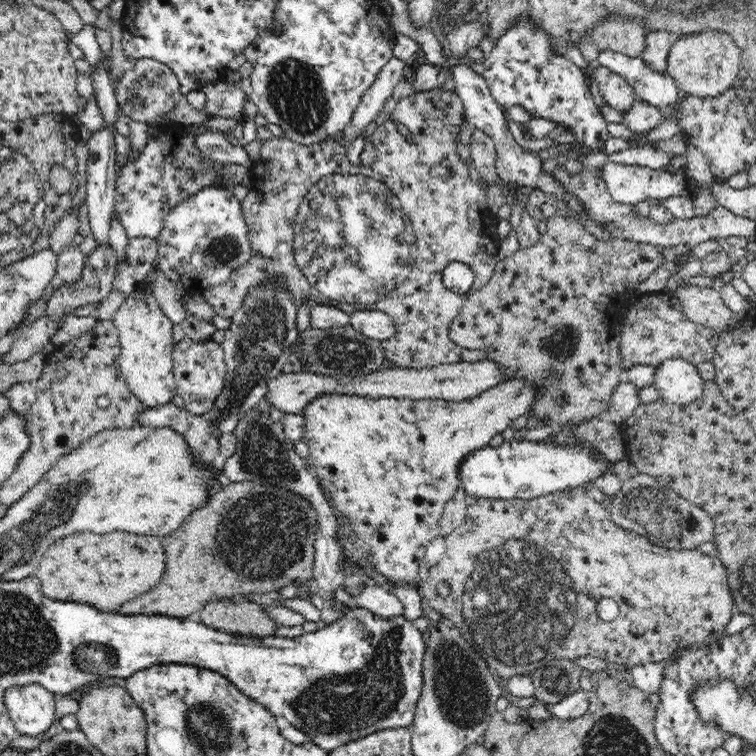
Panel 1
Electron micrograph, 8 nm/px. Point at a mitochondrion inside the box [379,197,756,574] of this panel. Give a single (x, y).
(645, 507)

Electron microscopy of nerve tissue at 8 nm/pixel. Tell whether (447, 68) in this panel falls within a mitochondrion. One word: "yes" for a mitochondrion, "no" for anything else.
no

